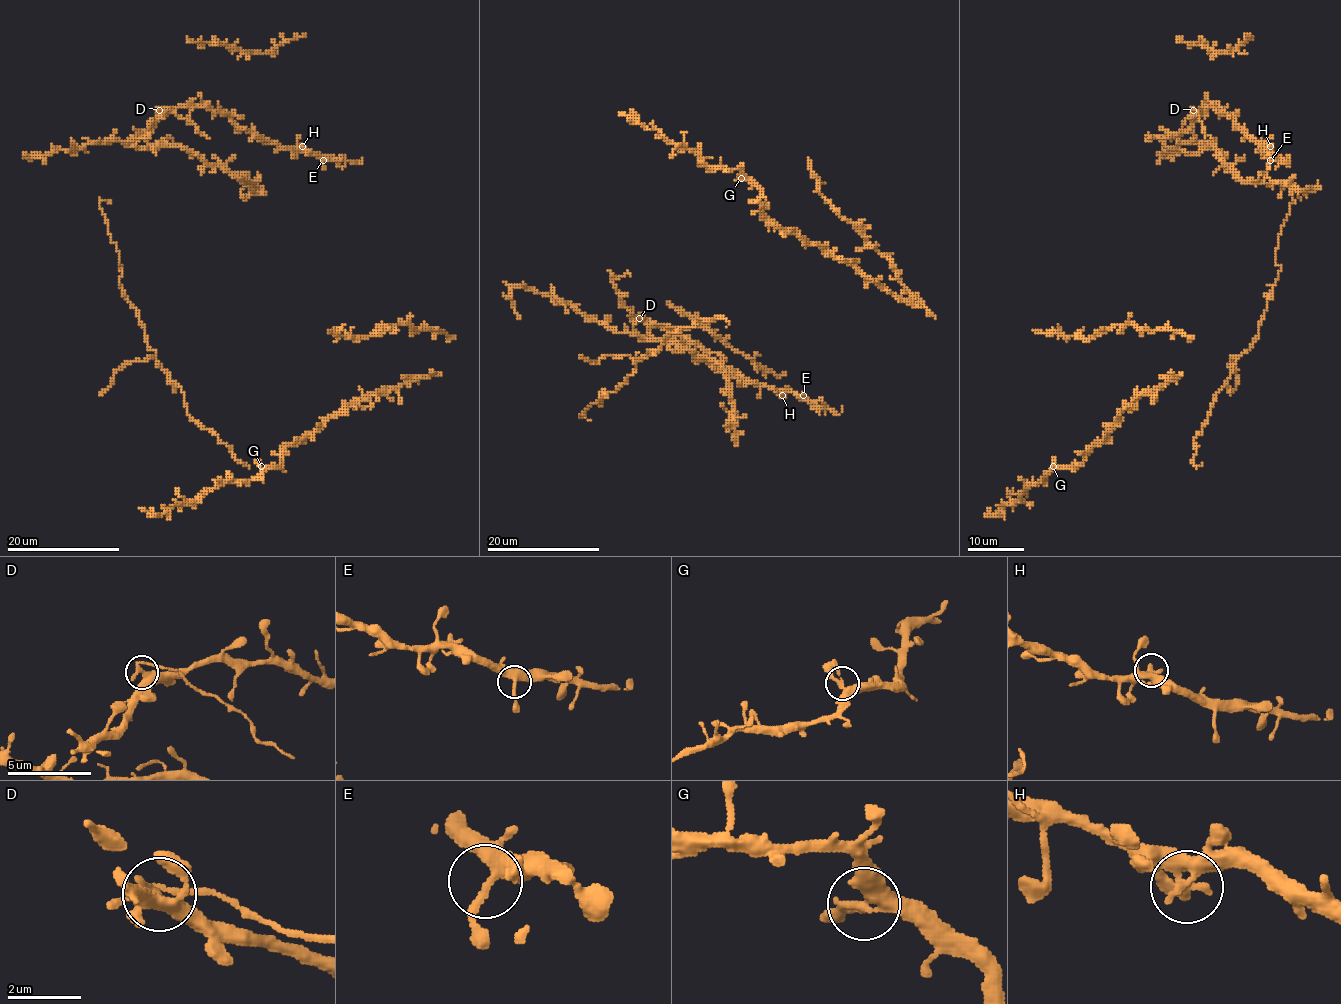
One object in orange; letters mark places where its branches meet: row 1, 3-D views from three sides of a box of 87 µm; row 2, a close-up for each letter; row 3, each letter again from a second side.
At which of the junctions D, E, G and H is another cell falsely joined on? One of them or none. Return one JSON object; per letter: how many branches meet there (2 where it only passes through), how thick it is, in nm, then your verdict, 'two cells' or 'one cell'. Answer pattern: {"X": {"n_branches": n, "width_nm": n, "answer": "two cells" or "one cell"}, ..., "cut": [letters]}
{"D": {"n_branches": 3, "width_nm": 320, "answer": "two cells"}, "E": {"n_branches": 3, "width_nm": 280, "answer": "one cell"}, "G": {"n_branches": 3, "width_nm": 280, "answer": "one cell"}, "H": {"n_branches": 3, "width_nm": 280, "answer": "one cell"}, "cut": ["D"]}

